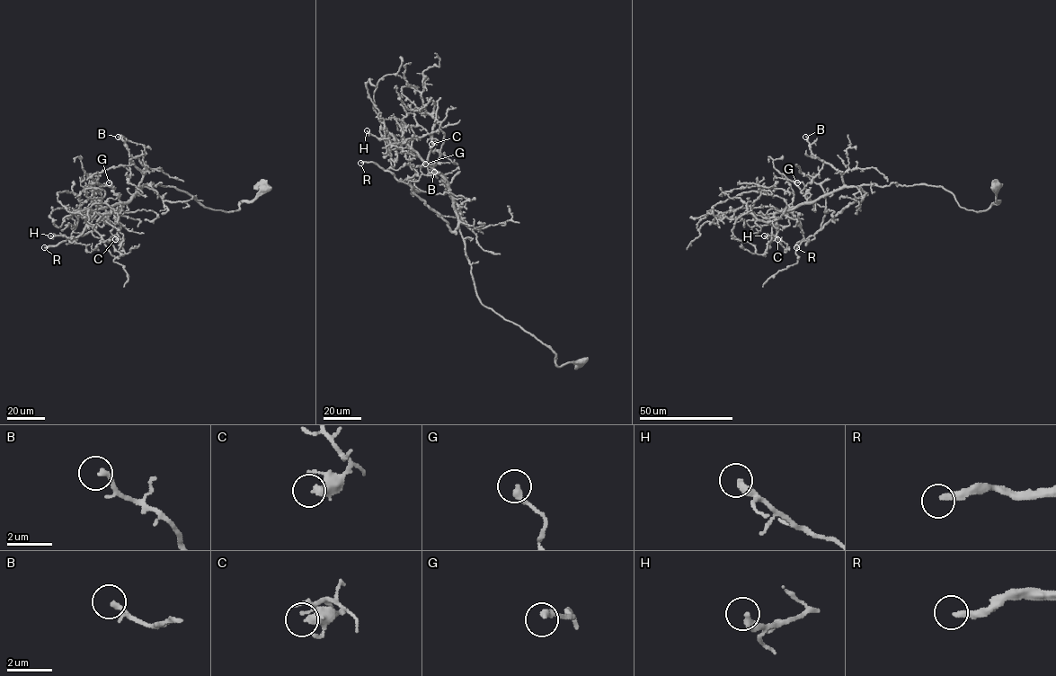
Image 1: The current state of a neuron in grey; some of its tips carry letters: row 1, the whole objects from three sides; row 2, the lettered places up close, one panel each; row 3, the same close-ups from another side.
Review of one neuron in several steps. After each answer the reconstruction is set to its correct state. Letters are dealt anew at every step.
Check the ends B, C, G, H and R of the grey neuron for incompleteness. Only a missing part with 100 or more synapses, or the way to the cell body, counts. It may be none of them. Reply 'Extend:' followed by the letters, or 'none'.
Extend: R

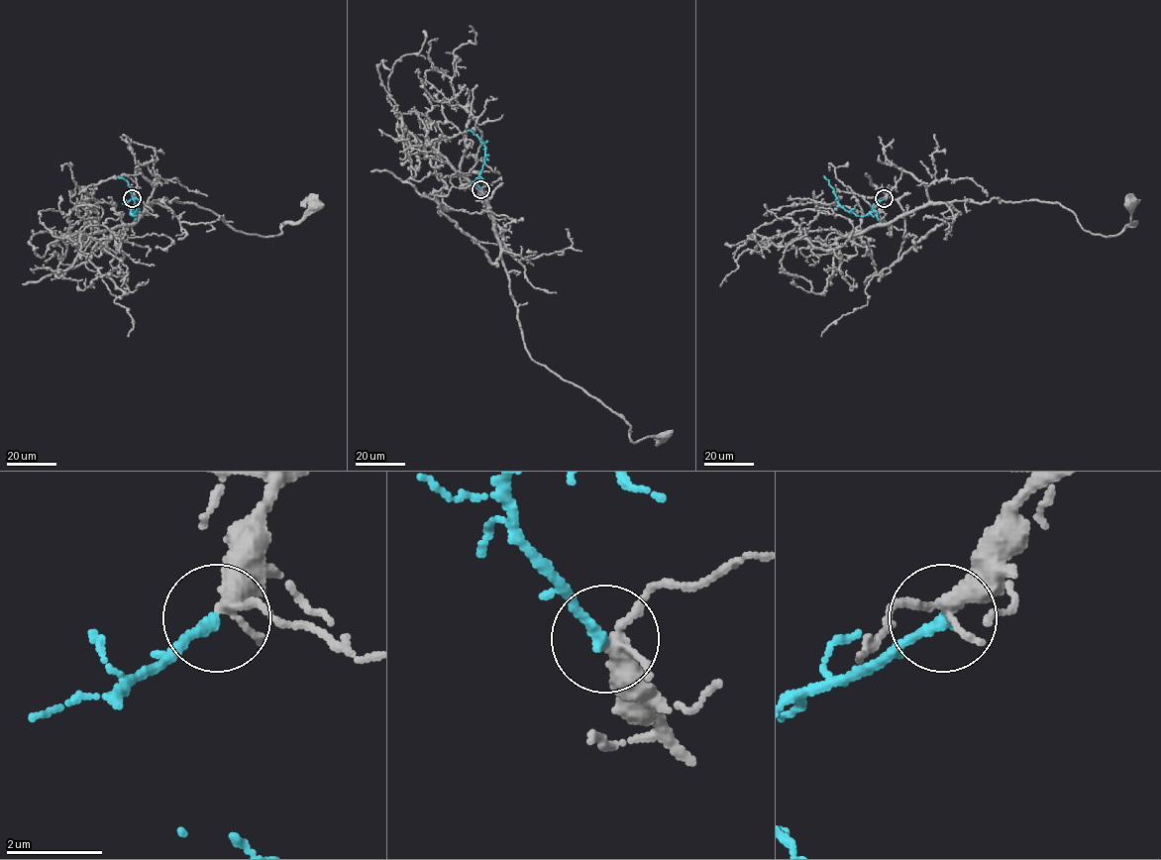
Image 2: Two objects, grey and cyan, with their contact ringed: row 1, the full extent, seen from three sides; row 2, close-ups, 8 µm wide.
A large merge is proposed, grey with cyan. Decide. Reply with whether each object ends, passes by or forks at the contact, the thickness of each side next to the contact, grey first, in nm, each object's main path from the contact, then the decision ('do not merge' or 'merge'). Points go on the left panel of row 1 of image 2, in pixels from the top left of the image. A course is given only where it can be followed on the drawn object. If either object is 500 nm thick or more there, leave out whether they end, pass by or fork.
grey forks | cyan ends | 240/200 nm | grey via (132, 198), (138, 171), (153, 187), (149, 202), (194, 203), (236, 230), (273, 237), (312, 203) | cyan via (132, 198), (127, 204), (135, 216), (137, 206), (131, 188), (118, 176) | merge

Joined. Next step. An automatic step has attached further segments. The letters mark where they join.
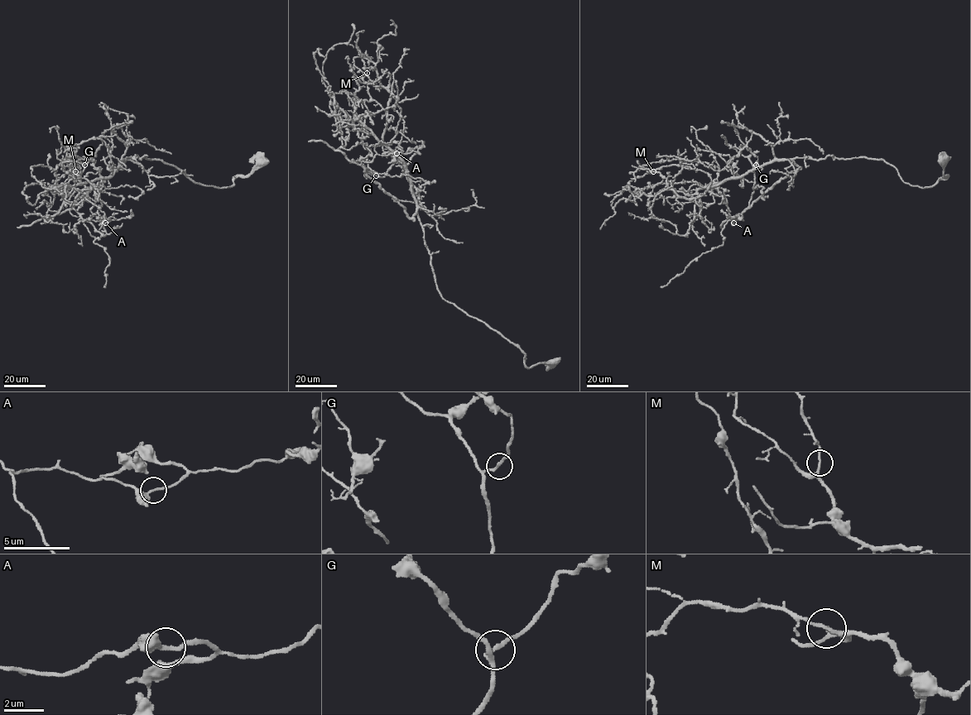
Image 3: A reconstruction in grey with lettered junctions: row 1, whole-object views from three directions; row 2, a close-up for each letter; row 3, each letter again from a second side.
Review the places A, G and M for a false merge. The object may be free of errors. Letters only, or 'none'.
none

